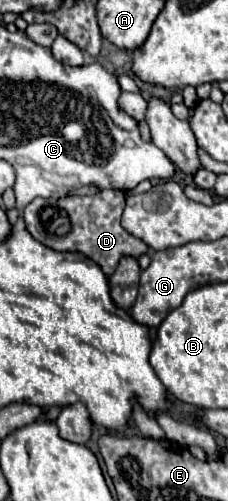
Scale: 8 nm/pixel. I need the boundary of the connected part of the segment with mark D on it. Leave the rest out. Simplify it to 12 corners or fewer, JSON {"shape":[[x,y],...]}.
{"shape":[[38,197],[22,217],[56,251],[80,251],[112,275],[148,247],[120,225],[126,199]]}

